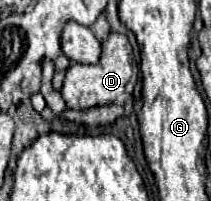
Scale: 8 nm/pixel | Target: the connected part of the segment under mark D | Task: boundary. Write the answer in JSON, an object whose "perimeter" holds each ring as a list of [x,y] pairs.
{"perimeter":[[[111,32],[103,44],[101,44],[101,58],[97,64],[71,64],[61,88],[61,96],[65,98],[67,106],[73,110],[79,108],[91,108],[91,106],[99,106],[99,104],[125,104],[135,88],[137,76],[139,76],[139,68],[135,64],[135,60],[125,60],[125,56],[131,56],[131,42],[125,34],[115,34]]]}

